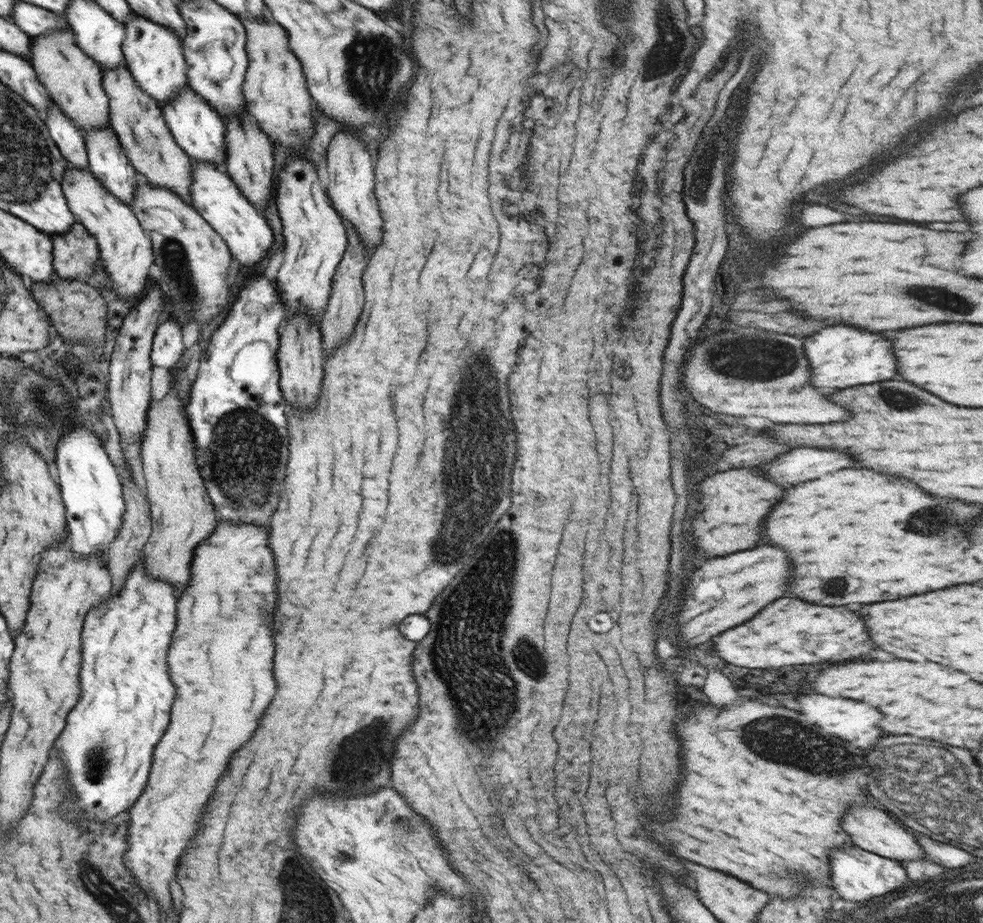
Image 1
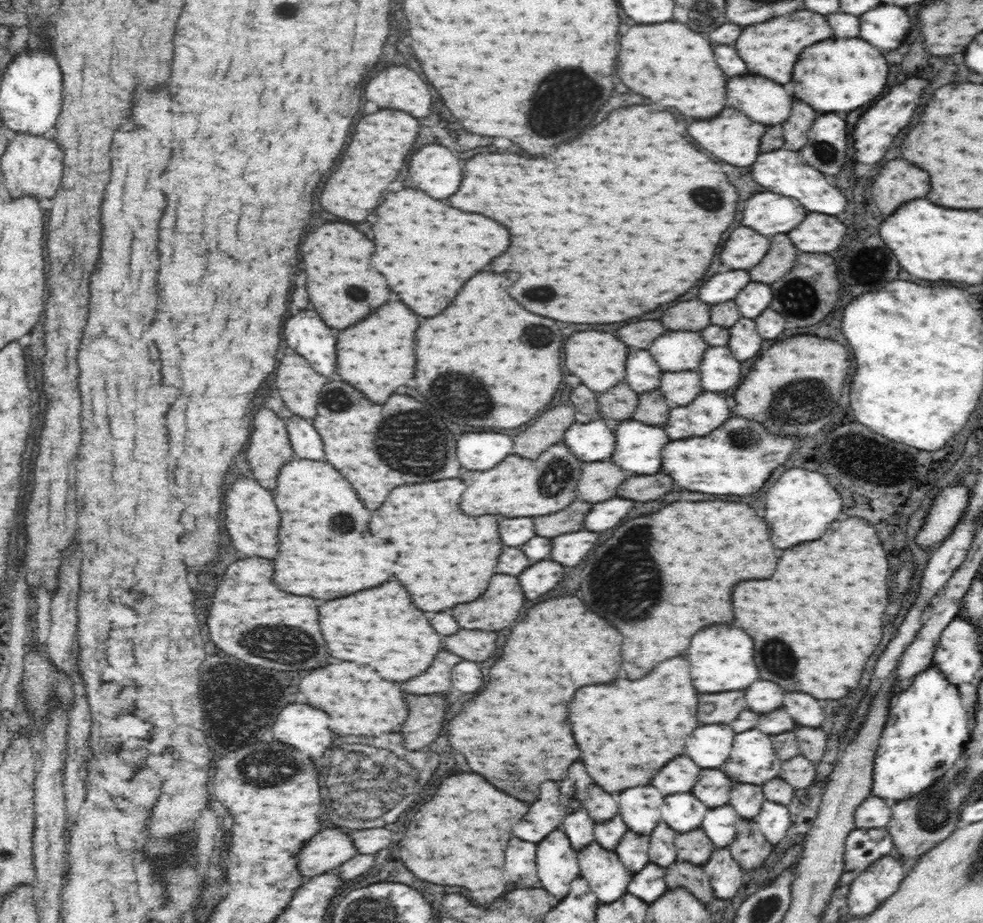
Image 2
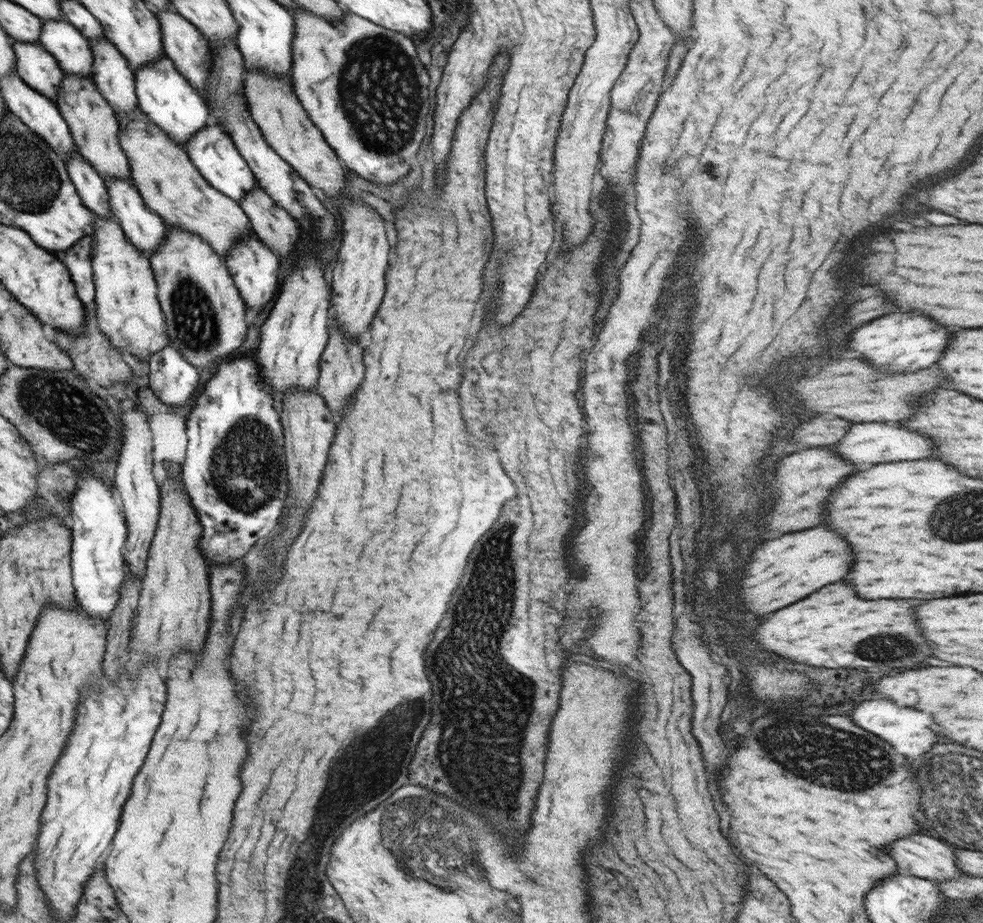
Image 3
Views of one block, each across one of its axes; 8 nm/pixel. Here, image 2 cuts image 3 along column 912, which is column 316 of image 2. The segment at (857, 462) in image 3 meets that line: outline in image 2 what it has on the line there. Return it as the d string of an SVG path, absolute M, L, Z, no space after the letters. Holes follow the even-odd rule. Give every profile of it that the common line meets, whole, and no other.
M293 415L285 420L290 444L298 458L306 460L326 460L324 444L317 430L312 426L312 420Z

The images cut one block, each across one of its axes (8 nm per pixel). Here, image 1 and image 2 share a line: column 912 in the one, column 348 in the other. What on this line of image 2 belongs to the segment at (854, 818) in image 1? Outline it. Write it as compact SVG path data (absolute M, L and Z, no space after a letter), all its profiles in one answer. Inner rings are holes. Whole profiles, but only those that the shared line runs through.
M332 827L332 830L322 830L316 834L298 854L298 870L307 879L336 870L357 854L350 839L350 830Z

